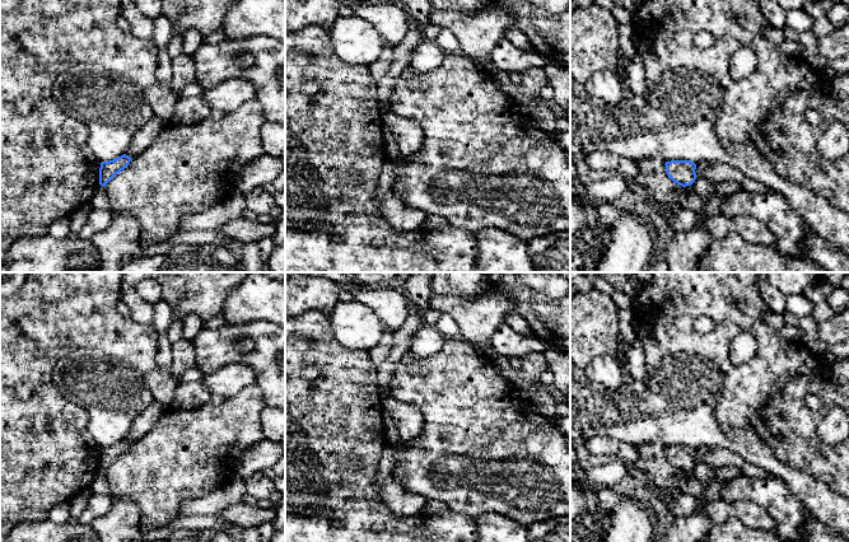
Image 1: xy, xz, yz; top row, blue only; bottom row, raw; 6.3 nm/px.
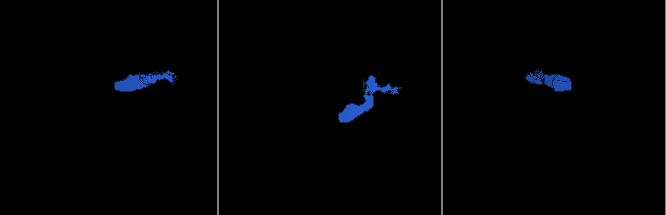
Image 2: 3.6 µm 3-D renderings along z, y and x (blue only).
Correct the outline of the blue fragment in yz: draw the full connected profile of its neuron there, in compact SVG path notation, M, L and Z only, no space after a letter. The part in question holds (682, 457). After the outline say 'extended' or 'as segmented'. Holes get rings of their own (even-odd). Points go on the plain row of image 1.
M671 445L664 450L667 461L682 472L692 469L696 464L696 449L690 445Z | as segmented

